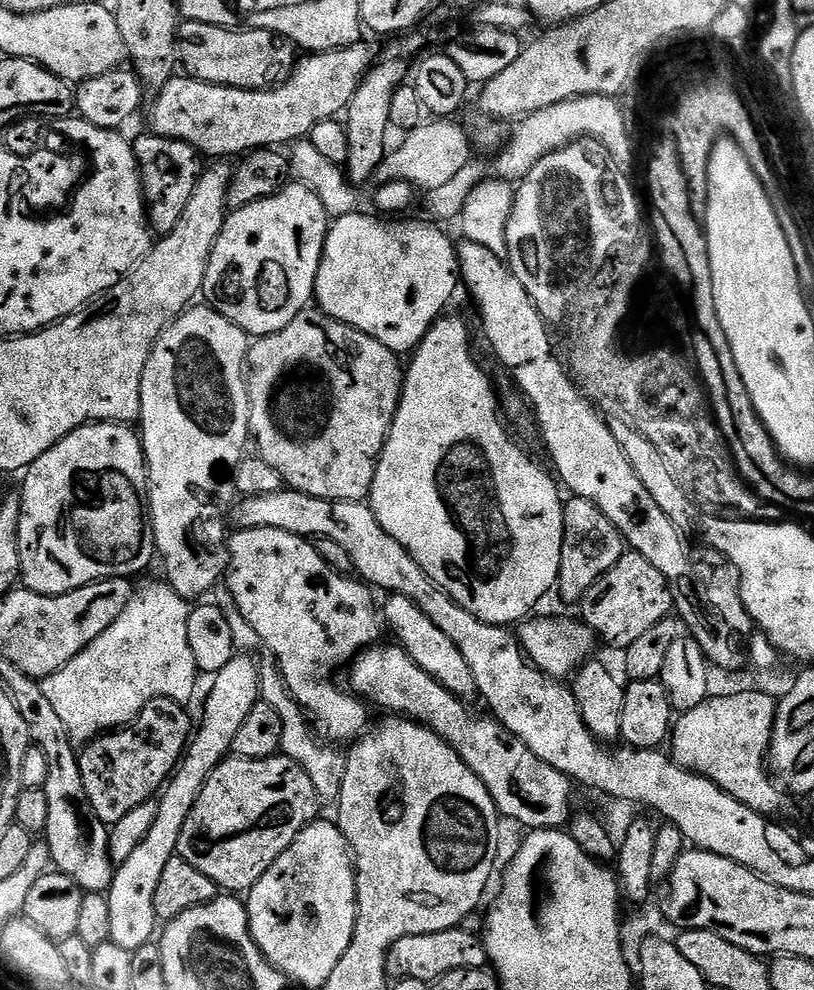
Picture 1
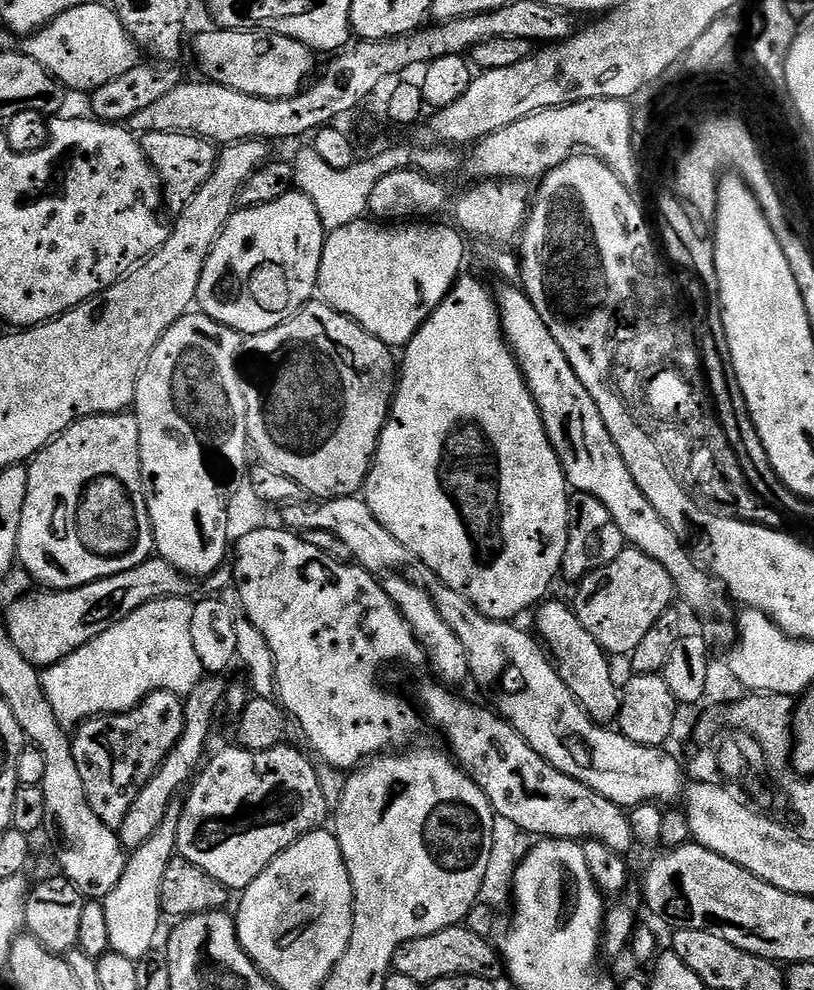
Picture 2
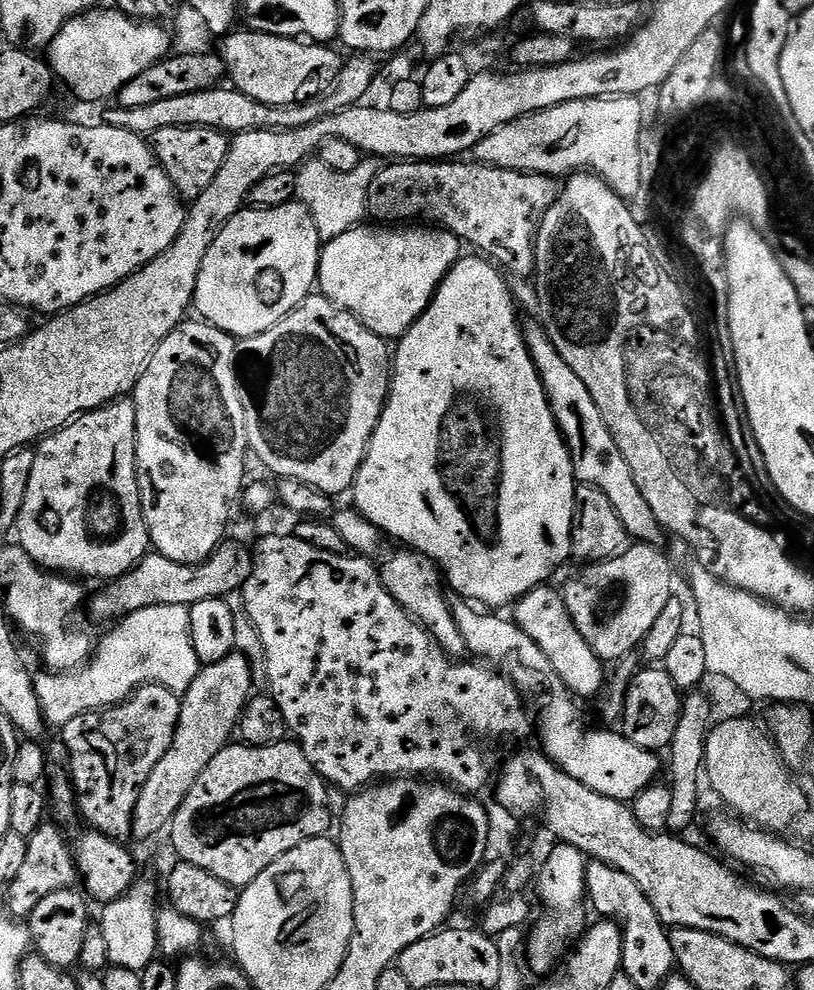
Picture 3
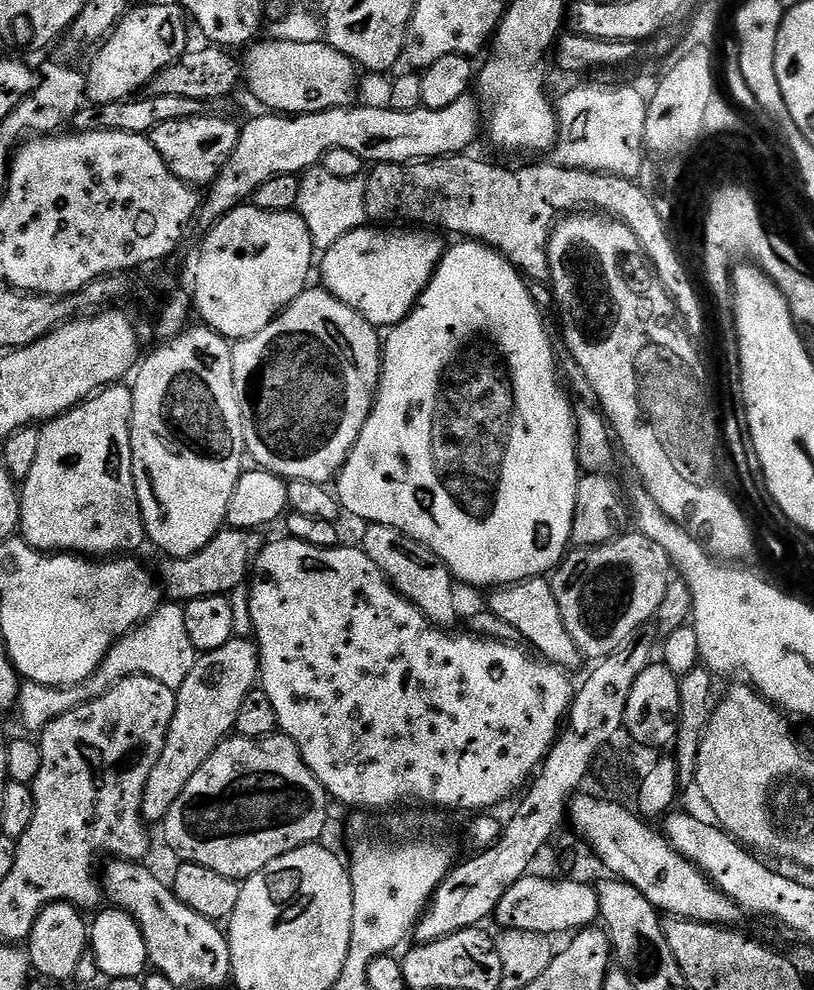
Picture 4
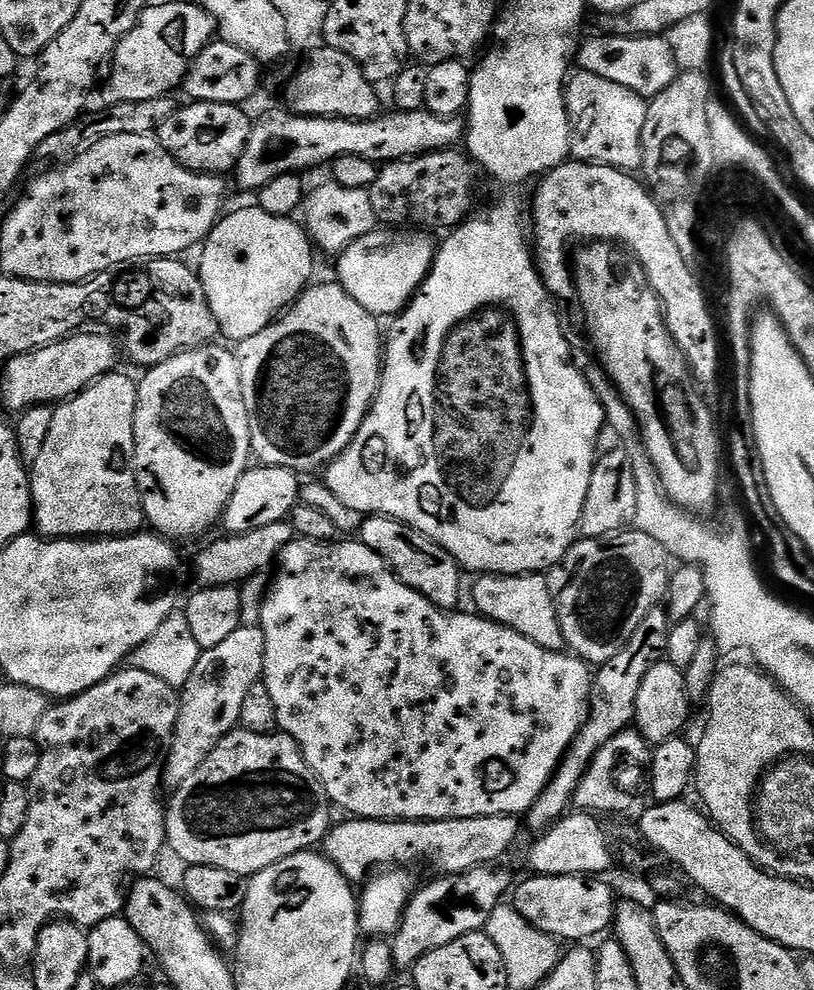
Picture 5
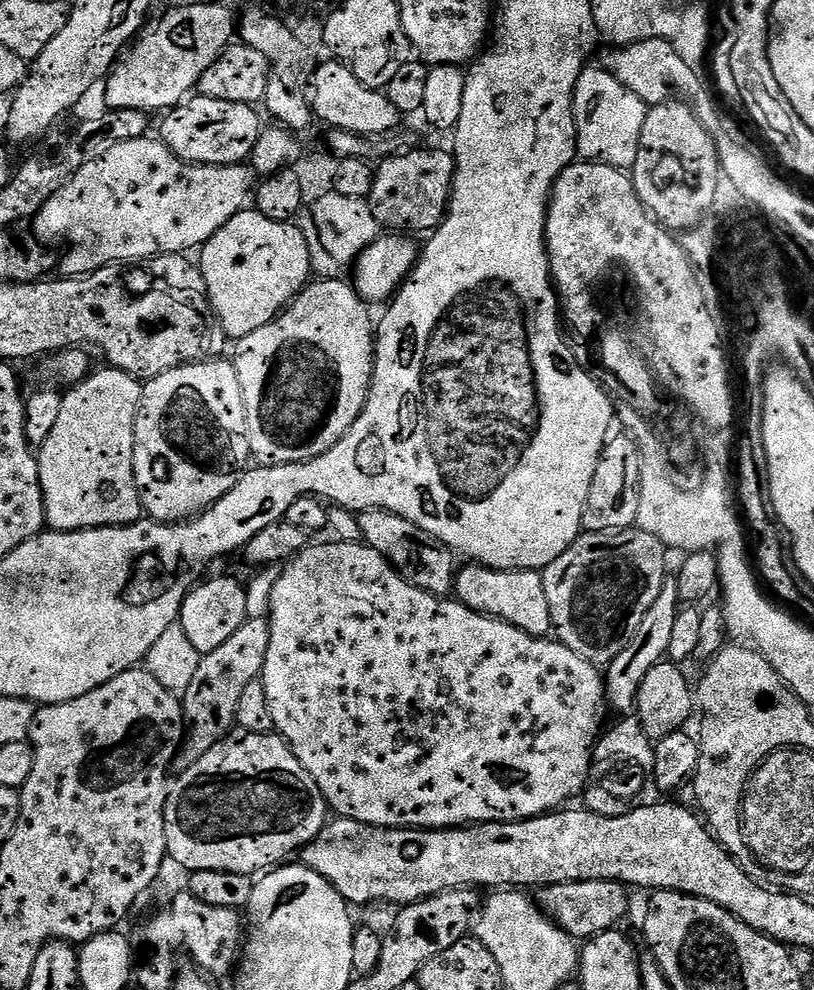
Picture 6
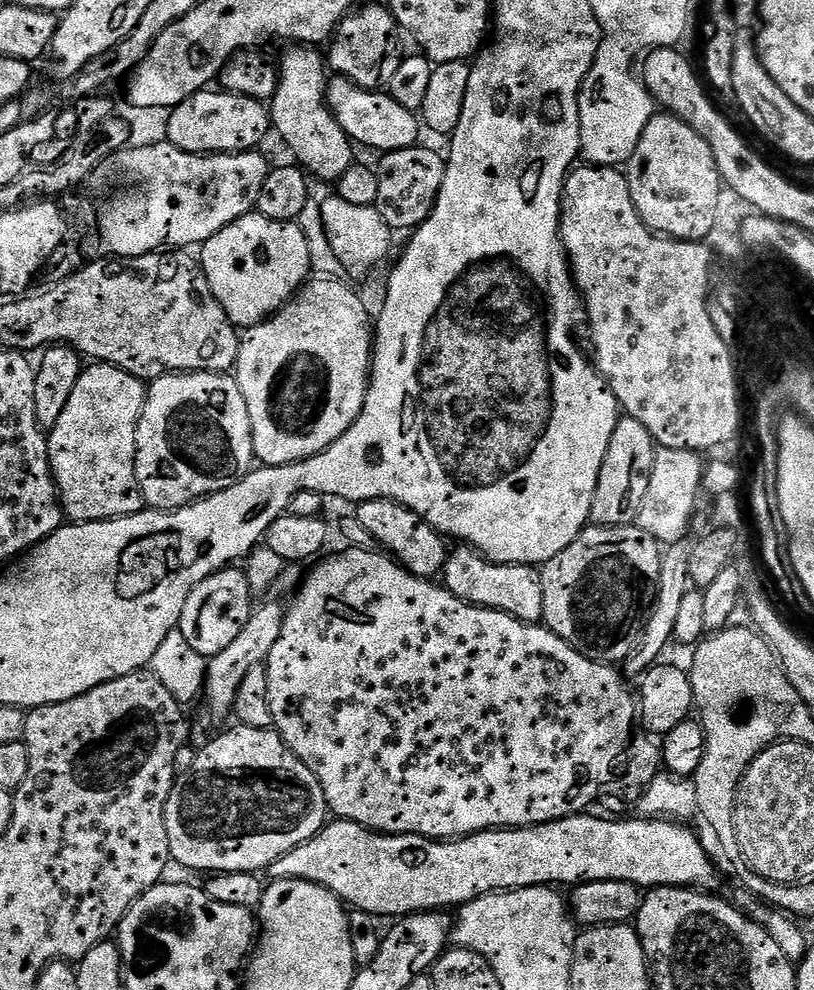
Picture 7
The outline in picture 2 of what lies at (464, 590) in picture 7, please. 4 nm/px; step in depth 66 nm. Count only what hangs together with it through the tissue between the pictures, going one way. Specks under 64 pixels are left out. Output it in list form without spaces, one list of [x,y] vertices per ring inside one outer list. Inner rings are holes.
[[[545,599],[535,609],[537,628],[535,631],[550,652],[552,647],[551,655],[554,657],[556,673],[560,675],[562,682],[566,682],[570,694],[574,694],[574,698],[580,703],[585,714],[594,723],[601,726],[607,725],[620,715],[622,688],[618,680],[616,684],[616,676],[612,673],[613,661],[608,653],[602,650],[602,646],[598,646],[594,638],[590,638],[590,630],[586,630],[586,626],[578,622],[575,607],[568,605],[567,608],[562,601],[552,599]]]

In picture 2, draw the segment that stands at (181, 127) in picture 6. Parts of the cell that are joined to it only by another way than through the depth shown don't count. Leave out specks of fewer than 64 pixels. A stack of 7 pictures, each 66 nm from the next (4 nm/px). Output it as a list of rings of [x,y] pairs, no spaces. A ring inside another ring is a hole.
[[[146,132],[139,137],[139,141],[152,169],[160,179],[163,207],[167,211],[169,208],[172,214],[186,210],[190,198],[194,198],[206,178],[214,174],[218,159],[217,145],[189,132]]]

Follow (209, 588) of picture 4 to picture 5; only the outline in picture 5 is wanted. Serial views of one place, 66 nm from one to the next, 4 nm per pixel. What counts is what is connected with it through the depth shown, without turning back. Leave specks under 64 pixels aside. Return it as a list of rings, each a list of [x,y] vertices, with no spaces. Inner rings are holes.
[[[279,520],[270,526],[258,526],[253,532],[226,534],[222,538],[196,556],[196,580],[200,588],[240,586],[252,575],[269,571],[279,561],[282,550],[292,543],[294,533],[288,520]]]

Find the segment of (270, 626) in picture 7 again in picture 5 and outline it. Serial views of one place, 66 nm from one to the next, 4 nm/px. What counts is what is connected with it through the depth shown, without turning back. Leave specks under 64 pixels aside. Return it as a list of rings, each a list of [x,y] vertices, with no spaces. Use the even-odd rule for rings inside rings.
[[[258,626],[236,628],[234,634],[230,634],[230,638],[226,638],[224,641],[218,642],[218,646],[201,651],[198,666],[194,666],[194,674],[190,674],[190,678],[184,683],[184,687],[179,693],[180,713],[172,745],[164,763],[162,784],[165,789],[180,788],[182,782],[186,782],[186,778],[190,778],[190,774],[194,774],[194,770],[198,770],[198,766],[202,766],[202,762],[206,762],[206,758],[212,753],[214,746],[218,746],[218,742],[222,742],[222,738],[228,736],[239,725],[242,701],[246,699],[246,690],[250,690],[250,686],[261,683],[265,654],[266,638]]]

